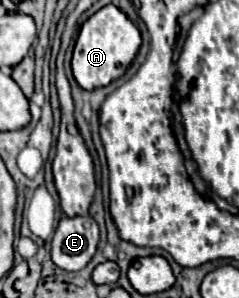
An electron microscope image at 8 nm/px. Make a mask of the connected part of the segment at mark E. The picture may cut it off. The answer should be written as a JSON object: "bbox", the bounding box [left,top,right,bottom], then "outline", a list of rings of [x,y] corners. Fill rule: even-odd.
{"bbox":[52,217,100,271],"outline":[[[62,217],[52,237],[52,261],[64,271],[84,269],[96,253],[100,231],[96,221],[86,217]]]}

